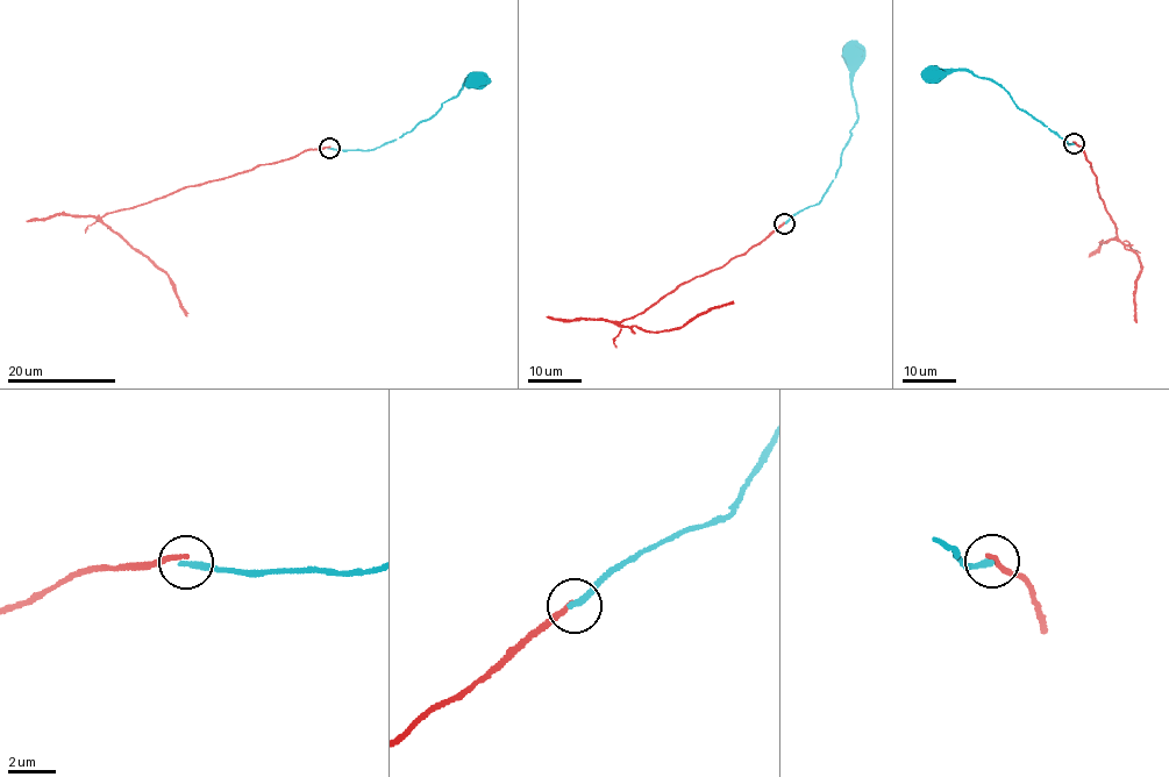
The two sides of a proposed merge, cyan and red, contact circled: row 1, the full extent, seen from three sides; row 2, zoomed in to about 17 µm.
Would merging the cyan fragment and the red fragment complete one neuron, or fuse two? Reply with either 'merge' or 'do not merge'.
do not merge

